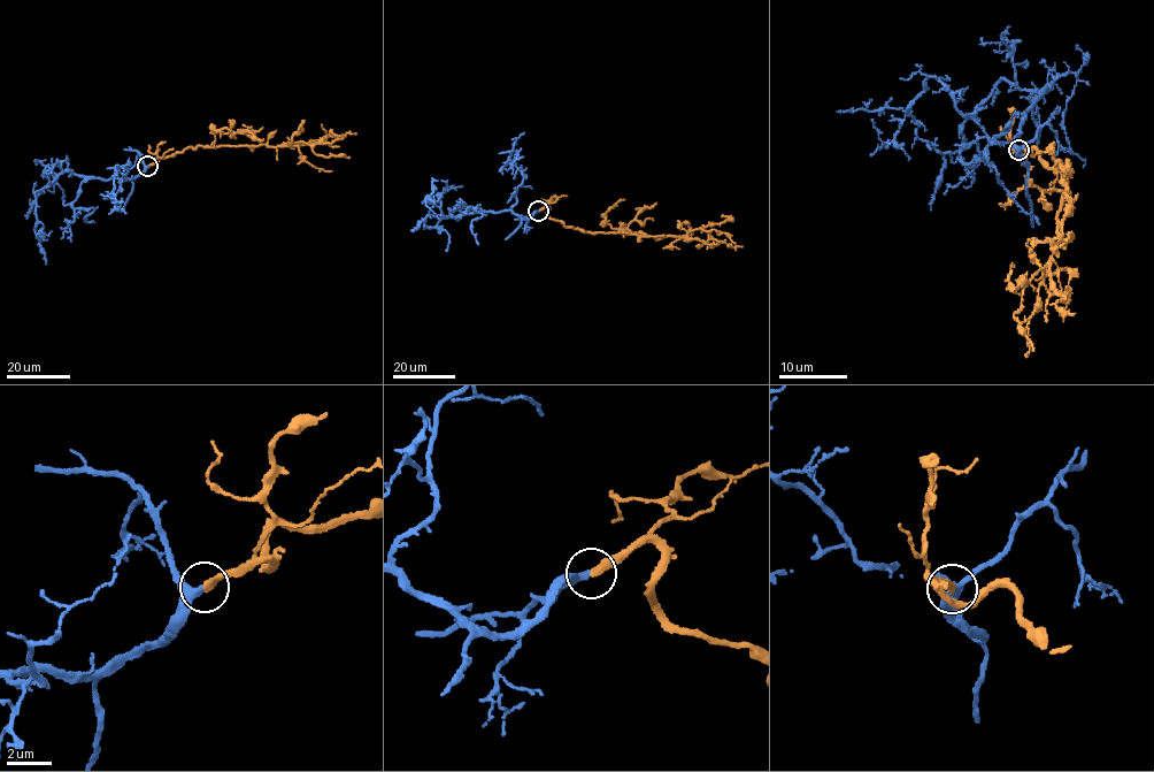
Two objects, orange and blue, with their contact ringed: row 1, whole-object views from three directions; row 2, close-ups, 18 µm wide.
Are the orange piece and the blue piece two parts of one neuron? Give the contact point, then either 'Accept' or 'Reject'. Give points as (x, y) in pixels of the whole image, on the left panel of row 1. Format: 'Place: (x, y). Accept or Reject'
Place: (147, 166). Accept

